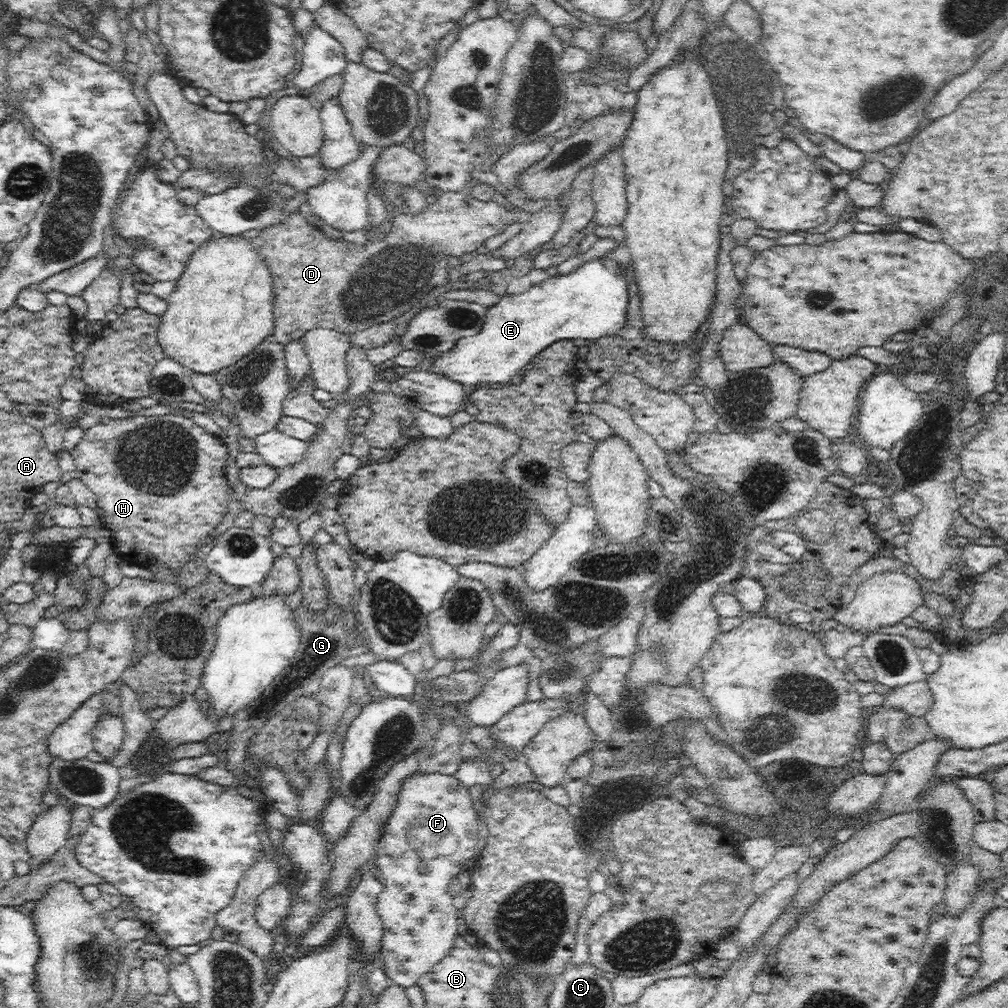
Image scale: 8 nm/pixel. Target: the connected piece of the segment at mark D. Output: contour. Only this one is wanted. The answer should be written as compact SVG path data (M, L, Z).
M446 191L419 215L395 213L391 229L384 240L356 245L342 238L329 235L317 226L308 223L300 211L294 211L278 224L263 228L251 239L252 246L265 257L273 280L273 309L275 327L272 338L286 345L302 338L309 330L332 329L351 335L366 330L374 324L392 321L416 308L420 300L436 286L450 282L450 256L459 258L476 250L491 236L502 233L514 220L514 207L506 208L491 201L476 200L469 192Z

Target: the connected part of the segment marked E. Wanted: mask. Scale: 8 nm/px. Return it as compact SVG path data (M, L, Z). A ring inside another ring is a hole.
M603 256L600 259L592 259L583 265L580 265L572 273L566 275L553 275L549 279L540 282L539 284L533 284L528 291L522 292L521 294L507 294L501 297L500 301L487 308L487 314L485 317L485 324L480 329L478 334L474 336L468 336L460 338L456 342L456 346L452 346L452 350L448 352L442 352L438 355L438 360L432 363L430 370L444 375L444 377L456 381L464 387L468 388L470 391L472 388L477 388L481 386L480 384L484 382L500 382L506 384L510 382L510 378L517 373L522 372L525 366L542 350L548 348L554 342L558 340L573 340L575 338L584 338L587 342L590 340L595 340L602 337L613 337L614 334L618 334L622 328L626 325L628 313L628 300L630 300L630 295L628 295L628 281L626 281L626 275L624 275L624 266L620 266L616 260L608 258L608 256Z

